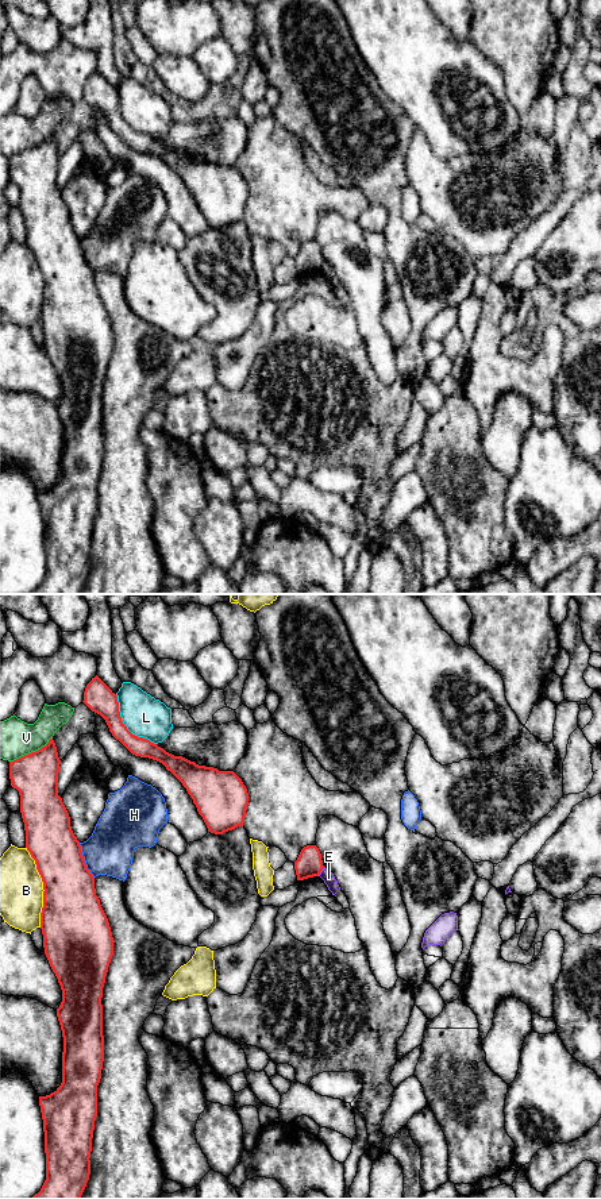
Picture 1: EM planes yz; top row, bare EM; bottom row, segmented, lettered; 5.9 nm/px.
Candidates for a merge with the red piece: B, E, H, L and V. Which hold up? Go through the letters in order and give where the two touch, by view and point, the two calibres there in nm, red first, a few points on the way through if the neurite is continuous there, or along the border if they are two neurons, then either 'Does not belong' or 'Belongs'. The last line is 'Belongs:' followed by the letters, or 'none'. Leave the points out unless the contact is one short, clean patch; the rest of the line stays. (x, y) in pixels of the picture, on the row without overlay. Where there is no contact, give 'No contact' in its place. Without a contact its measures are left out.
B: Touches red at yz (43, 282). Thickness 380 nm (red) against 260 nm. Does not belong
E: Touches red at yz (322, 265). Thickness 160 nm (red) against 70 nm. Boundary: yz (324, 262), (318, 270). Does not belong
H: Touches red at yz (84, 255). Thickness 320 nm (red) against 280 nm. Does not belong
L: Touches red at yz (124, 120). Thickness 170 nm (red) against 240 nm. Does not belong
V: Touches red at yz (31, 147). Thickness 280 nm (red) against 200 nm. Does not belong
Belongs: none

